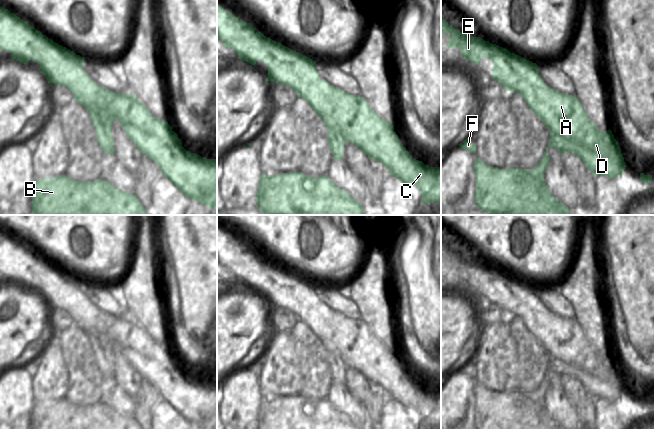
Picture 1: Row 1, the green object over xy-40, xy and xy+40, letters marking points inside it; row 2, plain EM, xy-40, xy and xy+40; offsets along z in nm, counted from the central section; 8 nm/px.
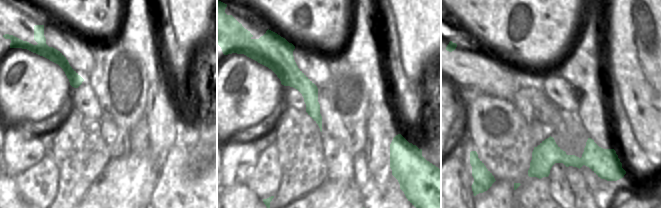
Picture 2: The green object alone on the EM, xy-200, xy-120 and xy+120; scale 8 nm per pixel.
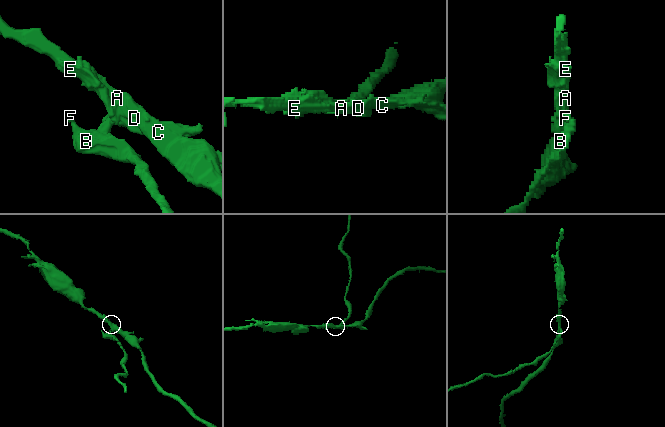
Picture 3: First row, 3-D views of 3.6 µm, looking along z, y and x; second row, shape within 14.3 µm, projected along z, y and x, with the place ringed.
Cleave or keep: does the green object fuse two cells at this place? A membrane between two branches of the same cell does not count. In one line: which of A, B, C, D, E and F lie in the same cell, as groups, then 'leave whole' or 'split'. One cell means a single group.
A C D E / B F | split

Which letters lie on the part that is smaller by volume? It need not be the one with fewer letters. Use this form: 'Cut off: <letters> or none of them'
Cut off: B, F

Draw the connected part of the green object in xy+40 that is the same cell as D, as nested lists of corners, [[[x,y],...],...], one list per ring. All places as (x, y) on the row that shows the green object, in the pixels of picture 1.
[[[600,131],[599,138],[602,142],[599,145],[592,145],[593,149],[597,149],[599,151],[603,151],[604,153],[608,152],[612,158],[612,160],[621,167],[620,173],[624,172],[626,167],[626,163],[624,162],[624,157],[621,153],[621,149],[612,134],[612,131]]]

